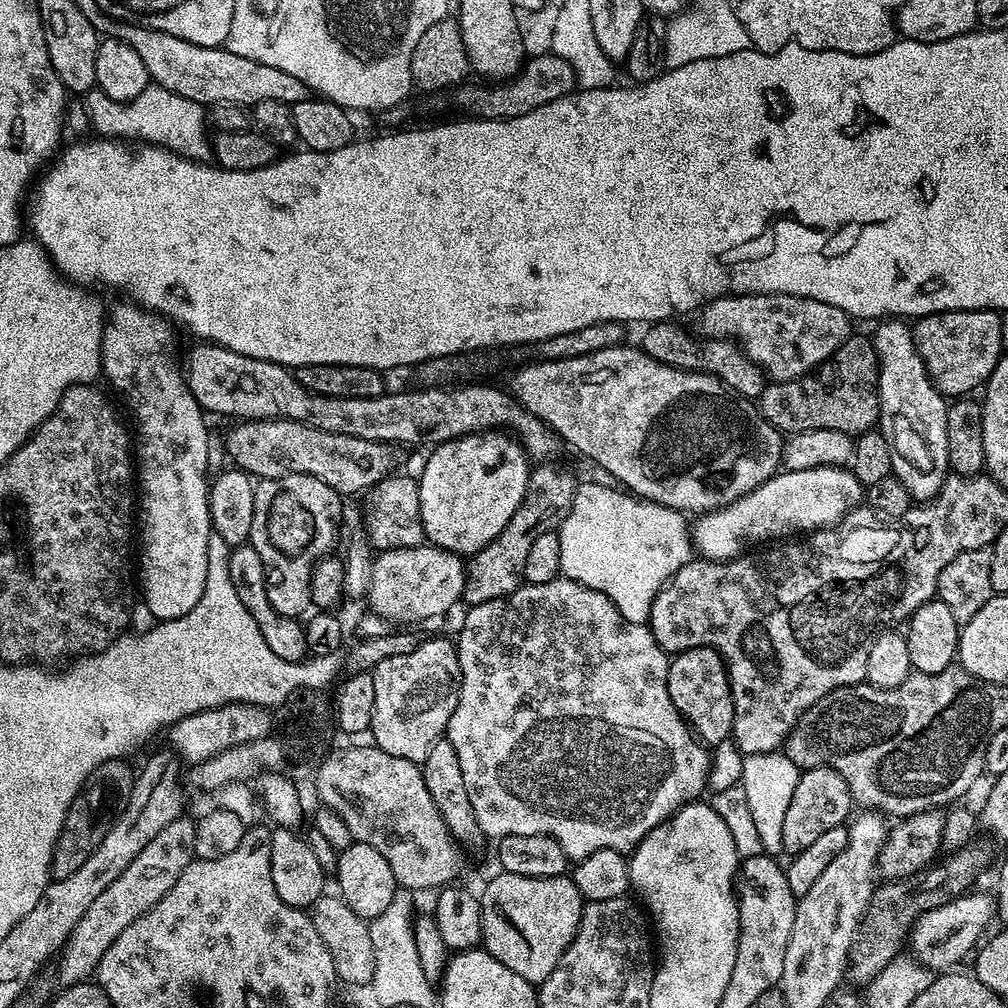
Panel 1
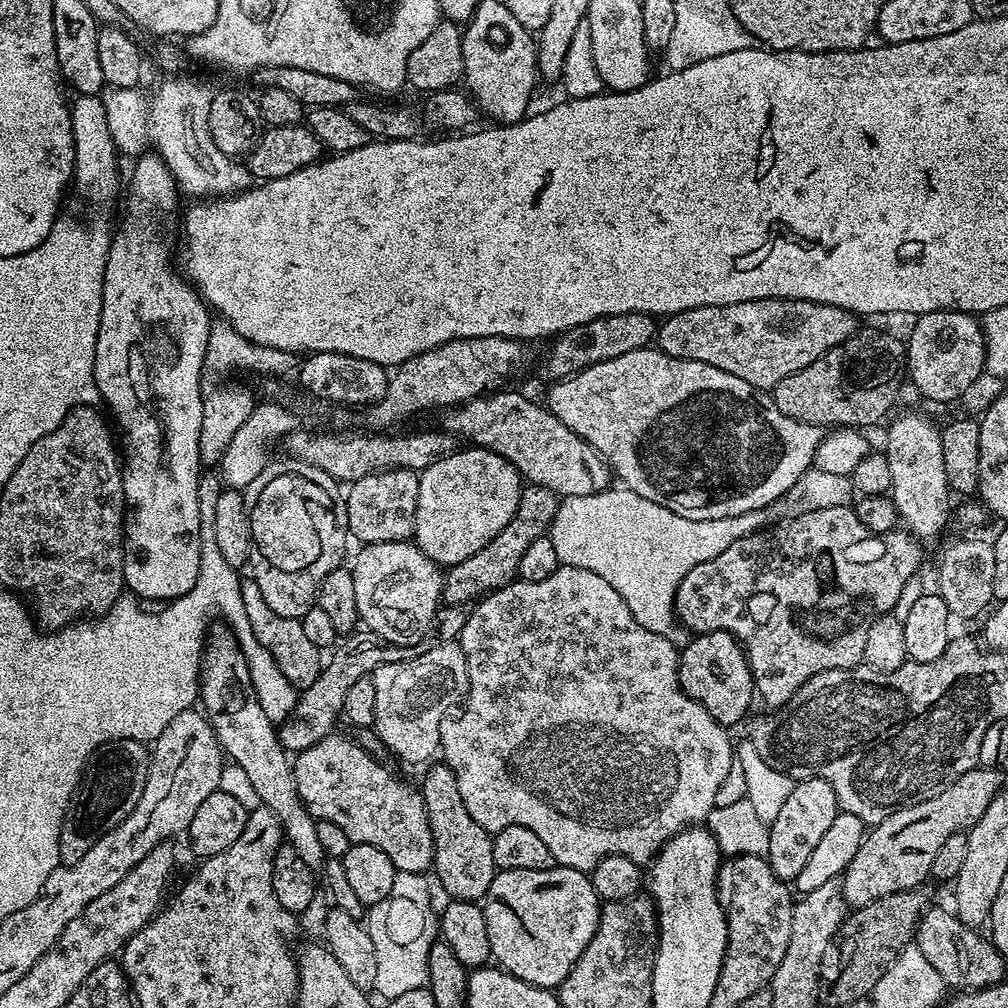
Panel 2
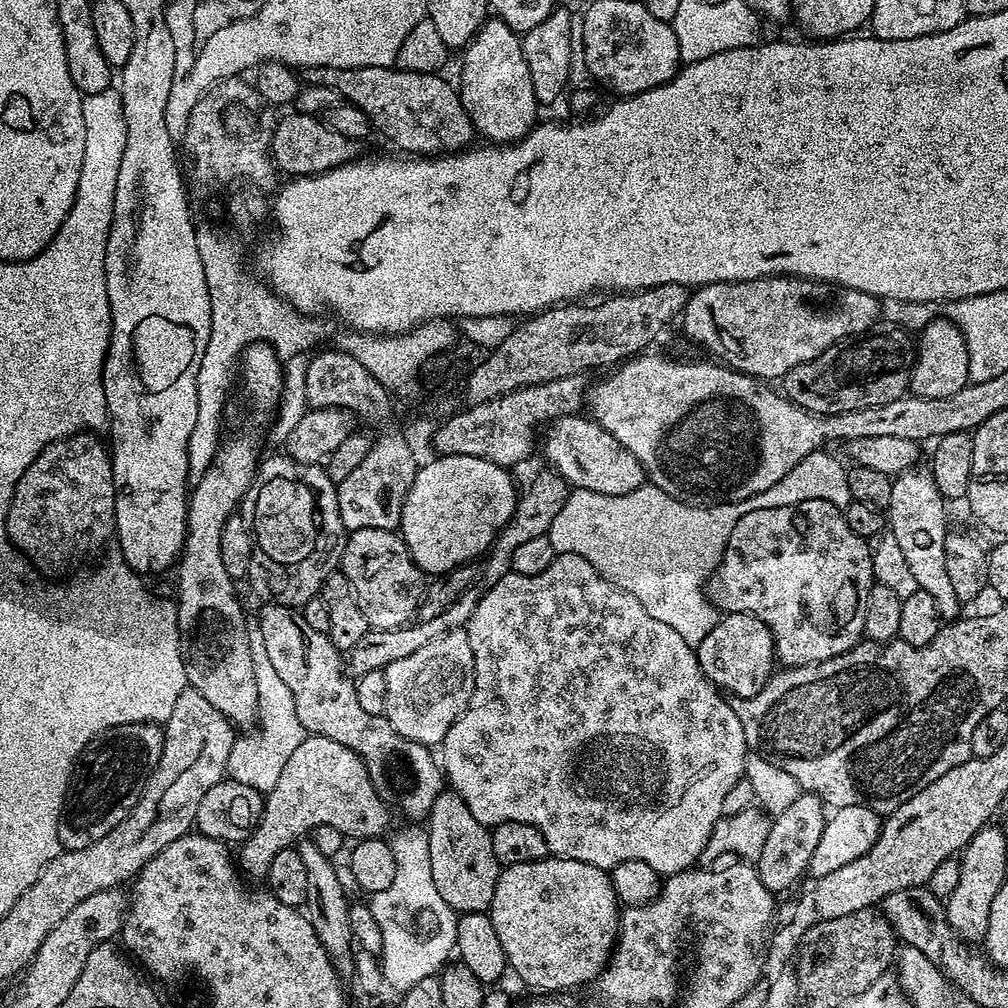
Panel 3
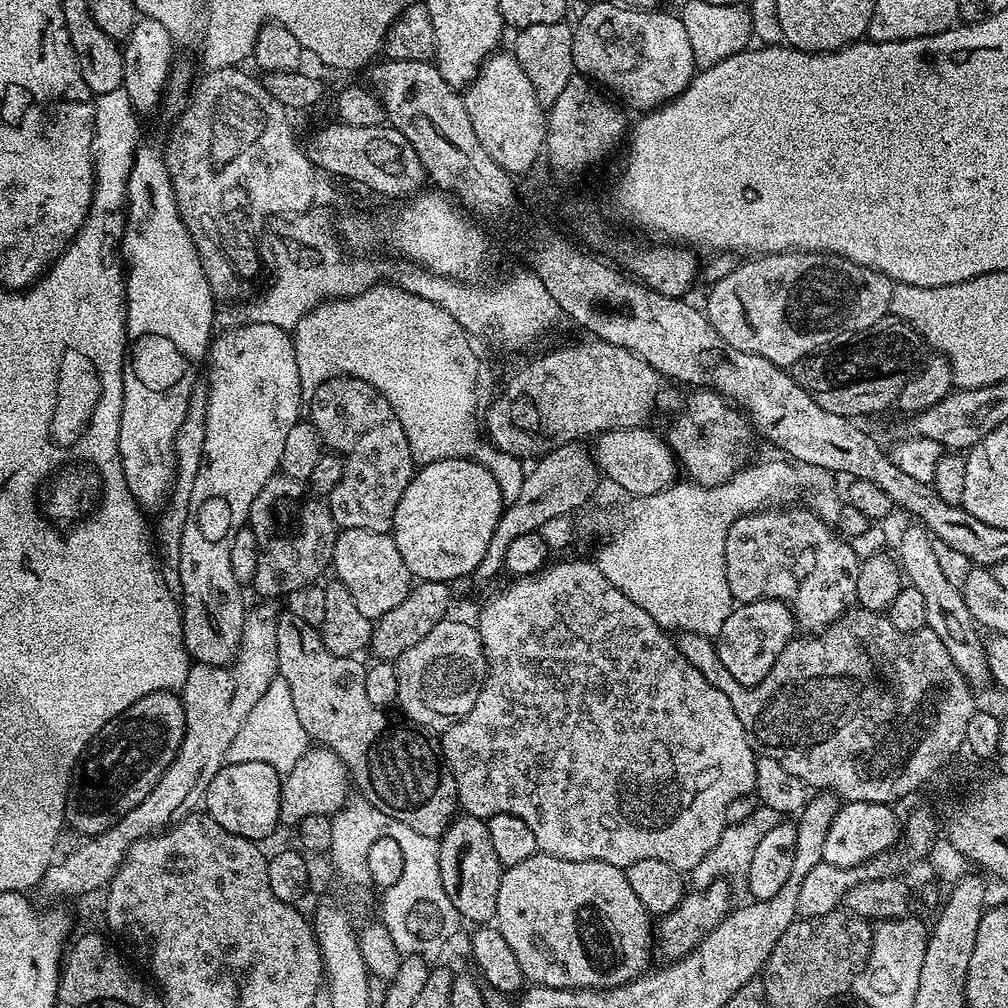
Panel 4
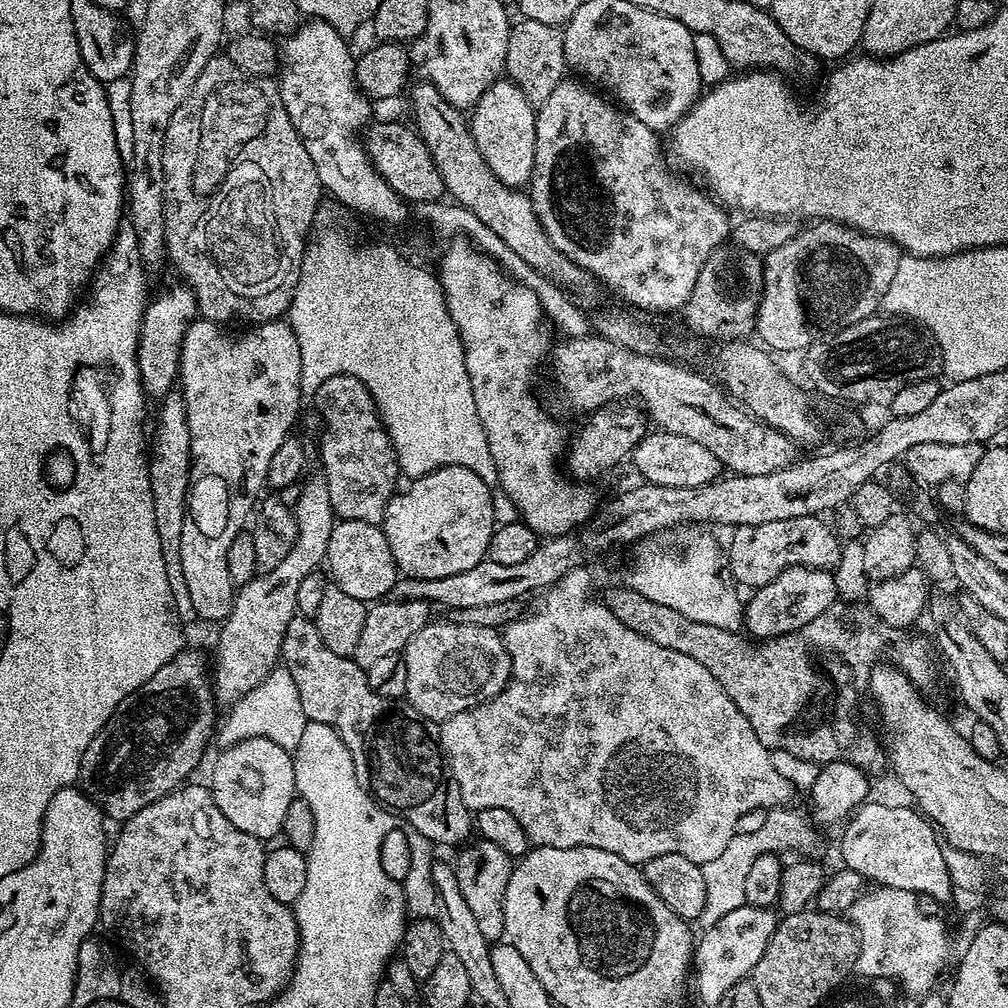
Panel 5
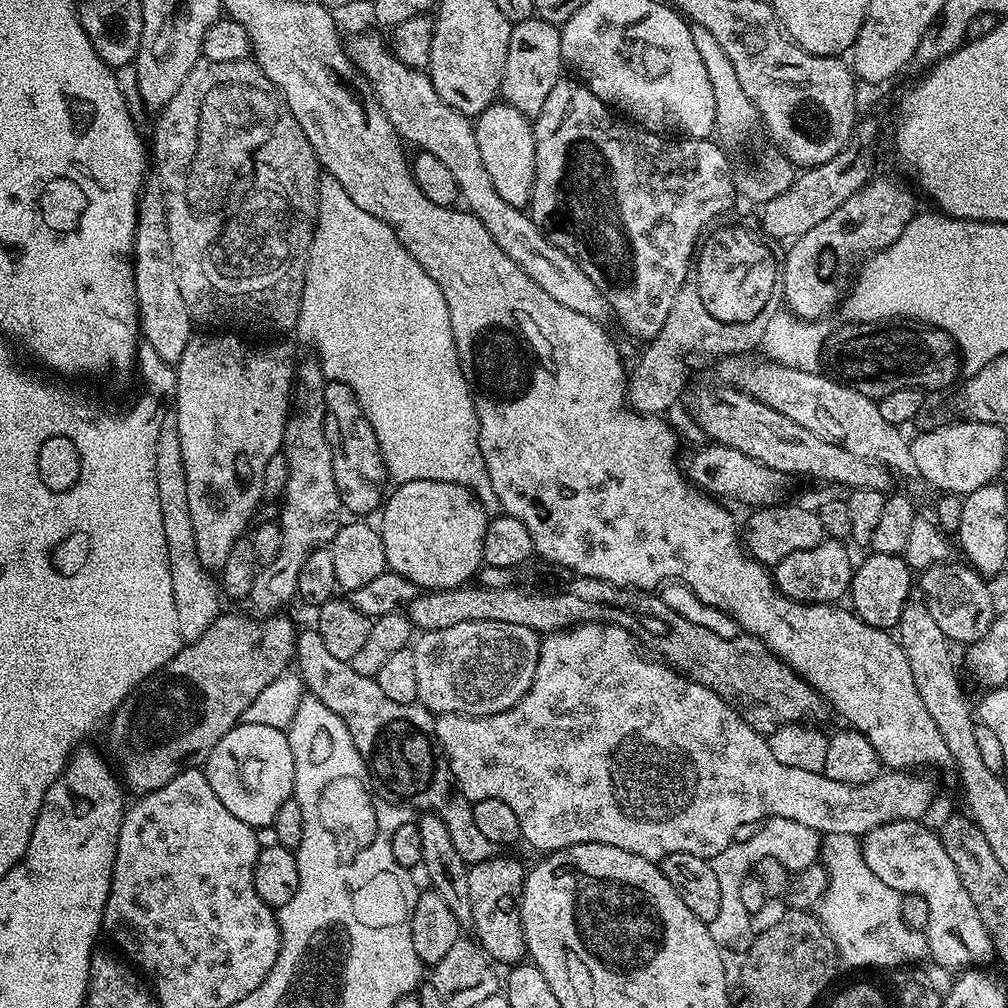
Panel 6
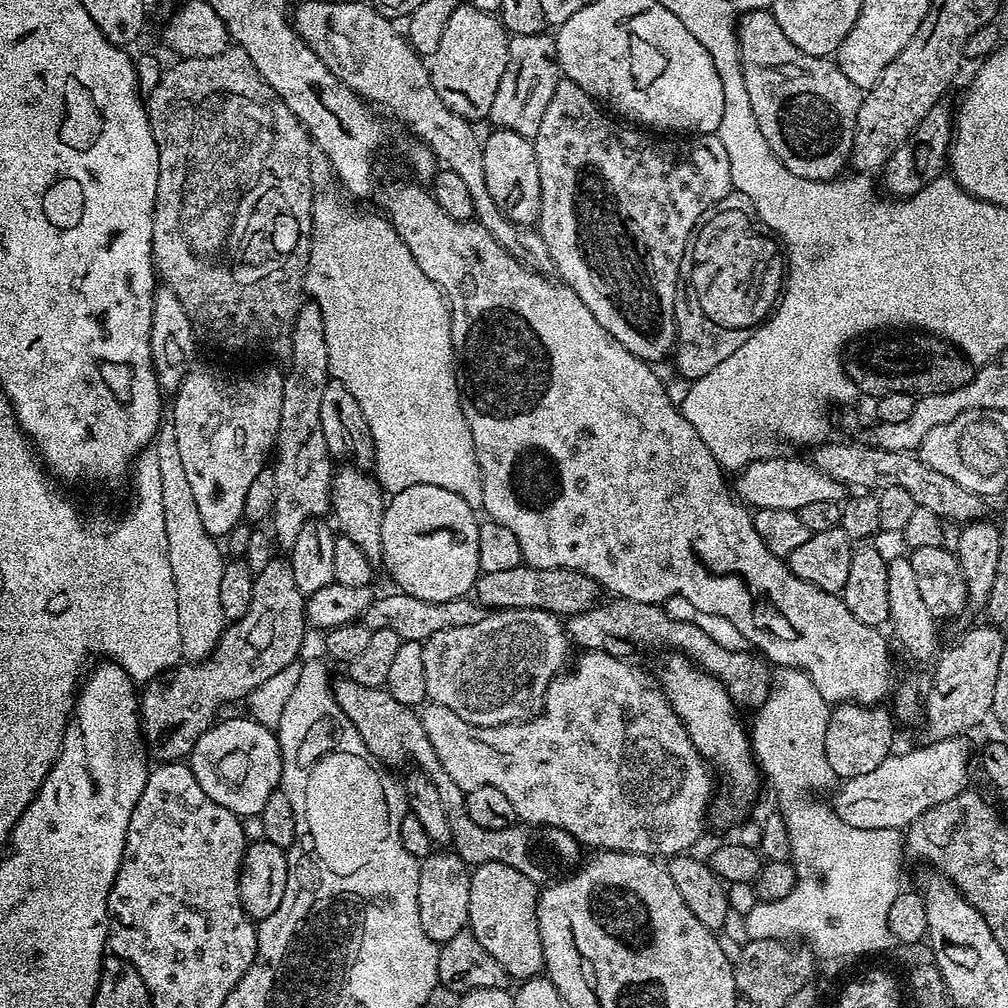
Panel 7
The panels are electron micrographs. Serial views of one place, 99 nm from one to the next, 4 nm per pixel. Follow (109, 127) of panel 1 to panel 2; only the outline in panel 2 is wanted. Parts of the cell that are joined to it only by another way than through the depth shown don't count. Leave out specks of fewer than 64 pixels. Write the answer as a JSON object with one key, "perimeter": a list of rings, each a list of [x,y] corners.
{"perimeter":[[[168,80],[153,96],[140,92],[139,87],[110,88],[105,87],[102,99],[106,106],[106,122],[110,125],[110,138],[114,138],[117,153],[124,152],[134,158],[145,150],[151,149],[155,155],[166,162],[170,174],[176,179],[176,187],[181,193],[192,198],[223,198],[235,196],[246,188],[253,187],[254,177],[247,163],[237,162],[225,152],[214,146],[214,138],[208,129],[207,119],[196,120],[196,86],[190,80]]]}

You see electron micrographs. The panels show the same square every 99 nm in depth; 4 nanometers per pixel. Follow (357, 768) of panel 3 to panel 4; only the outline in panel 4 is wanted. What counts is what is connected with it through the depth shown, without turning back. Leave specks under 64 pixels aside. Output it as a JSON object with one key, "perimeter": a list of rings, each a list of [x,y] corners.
{"perimeter":[[[323,746],[309,747],[307,752],[298,758],[294,770],[290,770],[280,785],[280,824],[299,826],[302,818],[307,816],[327,816],[340,811],[347,803],[350,793],[348,768],[329,748]]]}

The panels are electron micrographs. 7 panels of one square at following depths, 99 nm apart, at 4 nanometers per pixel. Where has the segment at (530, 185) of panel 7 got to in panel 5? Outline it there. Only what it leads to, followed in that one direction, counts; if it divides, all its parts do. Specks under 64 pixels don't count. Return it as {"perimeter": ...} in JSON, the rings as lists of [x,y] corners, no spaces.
{"perimeter":[[[507,78],[495,80],[471,109],[470,127],[478,154],[486,158],[494,178],[511,188],[523,189],[532,179],[536,153],[536,108],[526,94]]]}

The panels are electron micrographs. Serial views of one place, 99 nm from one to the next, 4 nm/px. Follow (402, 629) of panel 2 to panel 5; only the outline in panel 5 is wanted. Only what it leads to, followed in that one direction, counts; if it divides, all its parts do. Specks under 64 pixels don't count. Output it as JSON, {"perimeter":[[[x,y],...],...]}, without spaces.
{"perimeter":[[[337,520],[330,530],[330,542],[326,546],[326,572],[335,587],[346,590],[350,598],[358,598],[365,602],[379,602],[391,593],[398,579],[396,559],[390,550],[390,542],[386,542],[386,534],[379,524],[370,522],[354,522],[353,520]]]}

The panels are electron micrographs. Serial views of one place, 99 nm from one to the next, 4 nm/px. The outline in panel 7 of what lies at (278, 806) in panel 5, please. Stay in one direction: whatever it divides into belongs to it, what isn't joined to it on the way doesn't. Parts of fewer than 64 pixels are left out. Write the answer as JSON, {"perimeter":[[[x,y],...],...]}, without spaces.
{"perimeter":[[[232,716],[229,720],[220,718],[207,728],[202,738],[194,742],[190,767],[194,778],[198,778],[198,786],[202,786],[218,806],[226,806],[226,810],[241,818],[256,818],[262,806],[266,806],[266,798],[281,787],[282,754],[277,733],[244,716]]]}

